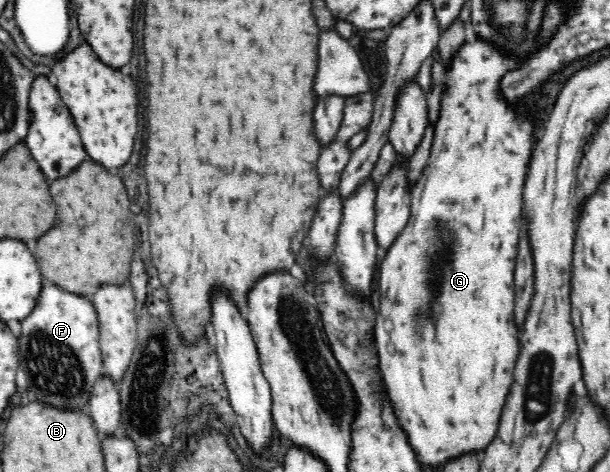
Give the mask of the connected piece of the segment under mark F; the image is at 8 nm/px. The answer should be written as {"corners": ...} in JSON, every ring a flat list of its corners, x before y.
{"corners":[[43,281,35,307,20,323,21,373,29,379,25,397,35,397,37,401,59,409,83,407,91,397,95,381,103,375,104,366,99,347,99,320,93,302,87,296,67,293,65,289]]}

